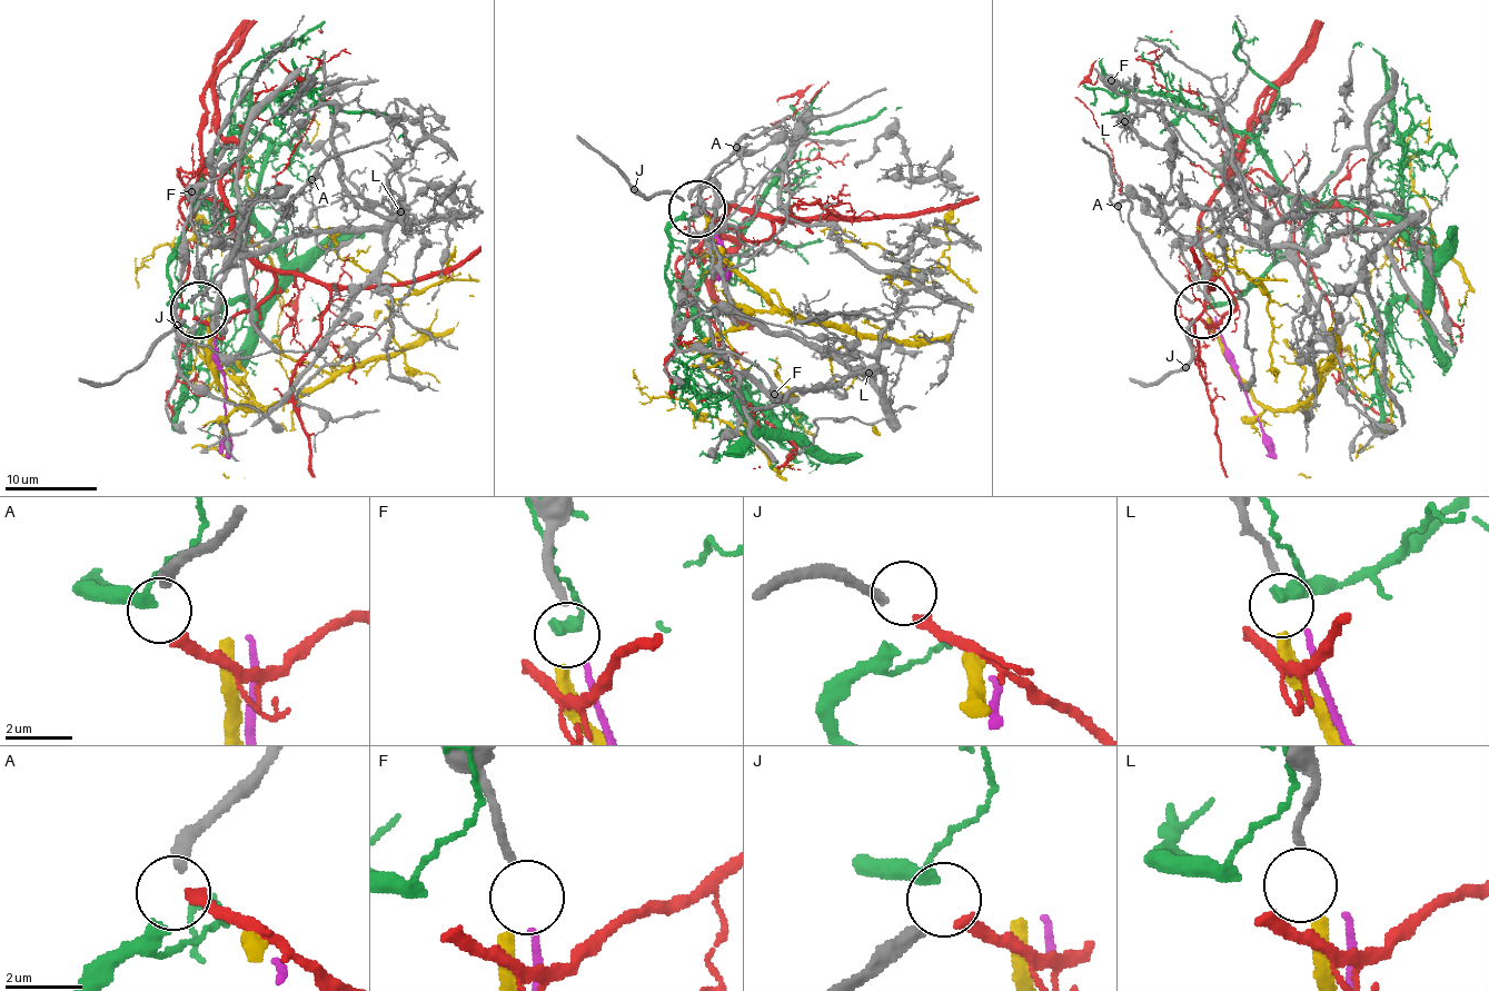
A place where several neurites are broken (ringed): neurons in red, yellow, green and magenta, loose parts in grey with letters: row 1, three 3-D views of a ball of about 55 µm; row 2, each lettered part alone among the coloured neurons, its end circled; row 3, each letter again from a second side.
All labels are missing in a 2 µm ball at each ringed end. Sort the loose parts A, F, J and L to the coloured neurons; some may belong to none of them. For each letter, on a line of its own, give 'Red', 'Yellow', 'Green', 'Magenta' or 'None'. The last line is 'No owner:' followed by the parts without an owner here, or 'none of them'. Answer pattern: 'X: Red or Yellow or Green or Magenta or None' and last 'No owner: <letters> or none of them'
A: Green
F: Magenta
J: Red
L: None
No owner: L

